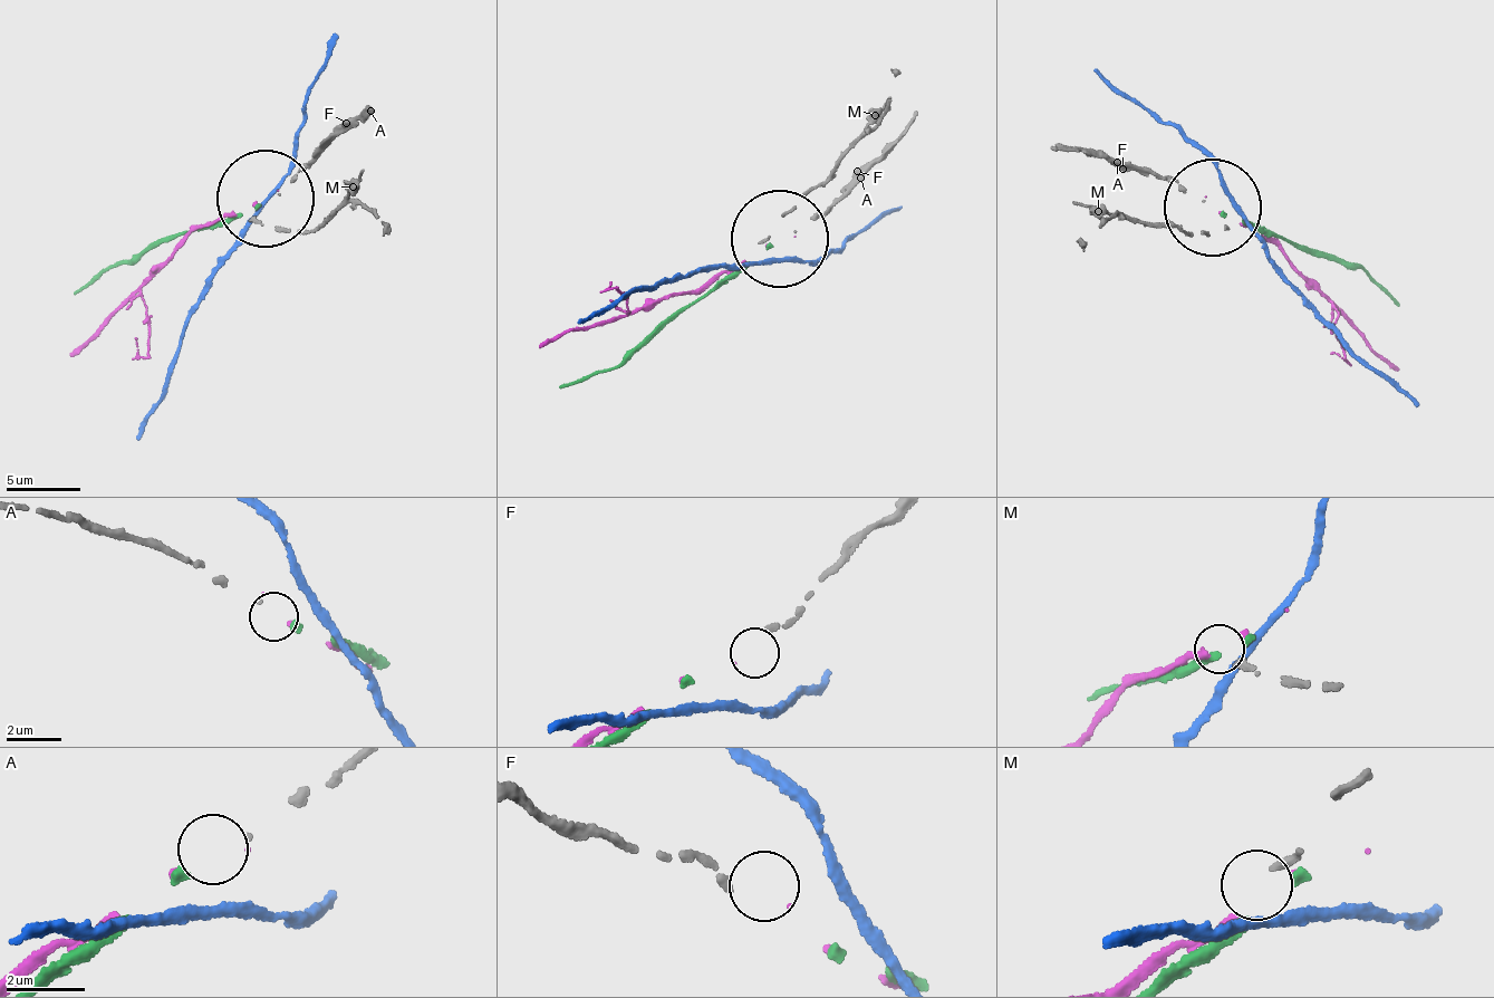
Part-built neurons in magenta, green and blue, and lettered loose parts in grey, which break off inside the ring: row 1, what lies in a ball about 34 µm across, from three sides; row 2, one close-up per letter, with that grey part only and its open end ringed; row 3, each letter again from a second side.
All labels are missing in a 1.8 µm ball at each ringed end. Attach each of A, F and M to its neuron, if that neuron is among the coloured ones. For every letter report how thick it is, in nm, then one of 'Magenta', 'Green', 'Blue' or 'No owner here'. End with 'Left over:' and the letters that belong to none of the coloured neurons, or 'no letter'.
A: Thickness 60 nm. Green
F: Thickness 160 nm. Magenta
M: Thickness 200 nm. No owner here
Left over: M

